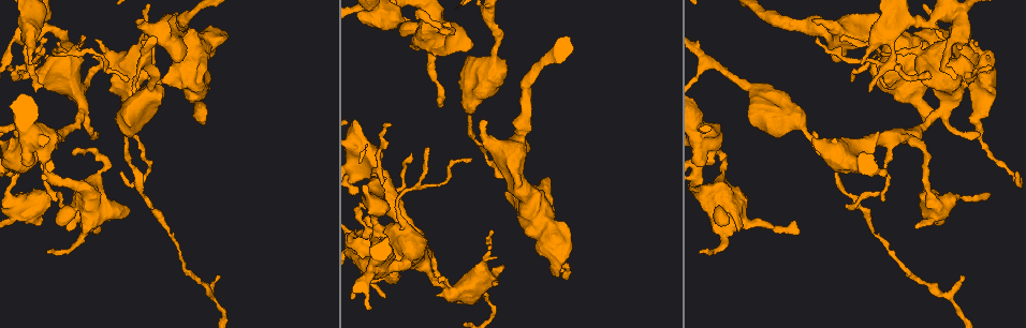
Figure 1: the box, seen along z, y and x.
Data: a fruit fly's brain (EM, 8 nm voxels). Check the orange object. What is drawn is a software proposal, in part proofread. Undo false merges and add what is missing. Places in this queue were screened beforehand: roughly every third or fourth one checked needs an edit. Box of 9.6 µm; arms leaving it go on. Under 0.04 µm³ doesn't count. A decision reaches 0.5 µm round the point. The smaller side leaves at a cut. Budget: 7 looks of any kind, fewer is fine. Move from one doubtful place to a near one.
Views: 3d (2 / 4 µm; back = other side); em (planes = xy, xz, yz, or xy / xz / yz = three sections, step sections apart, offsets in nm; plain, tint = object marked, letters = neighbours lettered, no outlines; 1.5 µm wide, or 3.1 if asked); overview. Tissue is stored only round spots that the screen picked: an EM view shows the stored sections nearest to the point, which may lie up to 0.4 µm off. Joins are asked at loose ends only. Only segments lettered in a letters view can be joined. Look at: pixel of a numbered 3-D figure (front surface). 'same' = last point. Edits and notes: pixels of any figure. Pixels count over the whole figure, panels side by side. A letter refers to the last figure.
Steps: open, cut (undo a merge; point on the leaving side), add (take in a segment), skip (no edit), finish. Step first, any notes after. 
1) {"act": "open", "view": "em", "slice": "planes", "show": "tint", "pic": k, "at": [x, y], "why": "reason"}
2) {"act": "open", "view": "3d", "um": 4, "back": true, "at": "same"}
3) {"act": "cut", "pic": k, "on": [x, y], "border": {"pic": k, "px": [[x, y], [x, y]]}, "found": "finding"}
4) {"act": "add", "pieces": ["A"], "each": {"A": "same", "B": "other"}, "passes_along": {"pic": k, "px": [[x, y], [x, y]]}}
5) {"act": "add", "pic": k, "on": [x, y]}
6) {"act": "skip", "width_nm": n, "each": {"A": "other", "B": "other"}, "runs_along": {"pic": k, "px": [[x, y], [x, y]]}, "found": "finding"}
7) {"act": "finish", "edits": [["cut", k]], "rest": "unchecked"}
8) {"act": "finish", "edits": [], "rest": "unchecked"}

{"act": "open", "view": "em", "slice": "planes", "show": "letters", "pic": 1, "at": [485, 154], "why": "a narrow waist"}

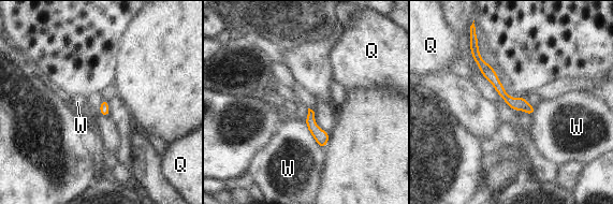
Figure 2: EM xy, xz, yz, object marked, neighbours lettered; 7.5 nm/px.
{"act": "skip", "each": {"Q": "other", "W": "other"}, "border": {"pic": 2, "px": [[305, 121], [314, 140], [323, 148]]}, "found": "continuous, no second neuron"}

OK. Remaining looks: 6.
{"act": "open", "view": "em", "slice": "yz", "step": 8, "show": "letters", "pic": 1, "at": [562, 270], "why": "free end"}

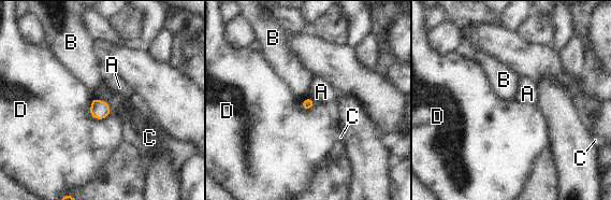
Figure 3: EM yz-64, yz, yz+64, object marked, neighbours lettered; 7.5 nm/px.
{"act": "open", "view": "em", "slice": "xy", "step": 4, "show": "letters", "at": "same"}

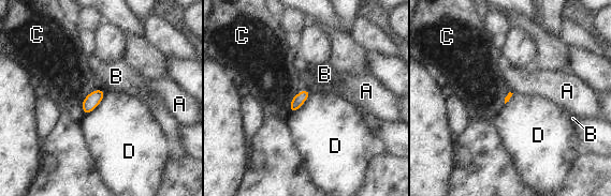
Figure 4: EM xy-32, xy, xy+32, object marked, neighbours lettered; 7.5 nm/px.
{"act": "skip", "each": {"A": "other", "B": "other", "C": "other", "D": "other"}, "border": {"pic": 4, "px": [[105, 92], [101, 102], [84, 115]]}, "found": "no lettered segment goes on from it"}

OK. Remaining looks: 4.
{"act": "open", "view": "3d", "um": 2, "pic": 1, "at": [869, 90], "why": "an open end"}

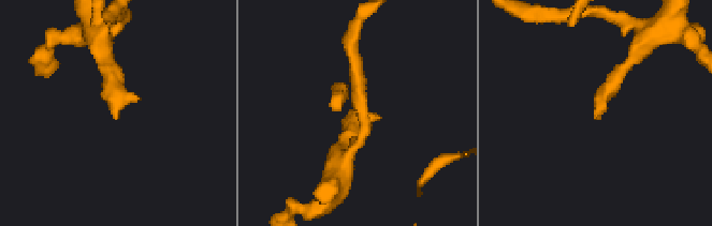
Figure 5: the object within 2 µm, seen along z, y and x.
{"act": "open", "view": "em", "slice": "yz", "step": 8, "show": "letters", "pic": 5, "at": [350, 111]}

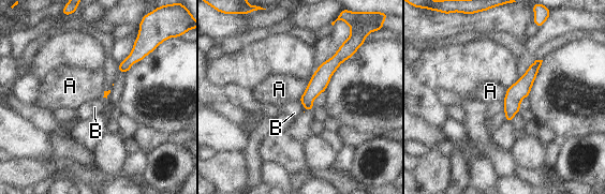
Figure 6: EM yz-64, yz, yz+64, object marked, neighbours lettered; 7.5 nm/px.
{"act": "skip", "each": {"A": "other", "B": "other"}, "runs_along": {"pic": 6, "px": [[341, 50], [308, 96], [307, 107]]}, "found": "no lettered segment goes on from it"}

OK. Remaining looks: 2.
{"act": "finish", "edits": [], "rest": "unchecked"}

